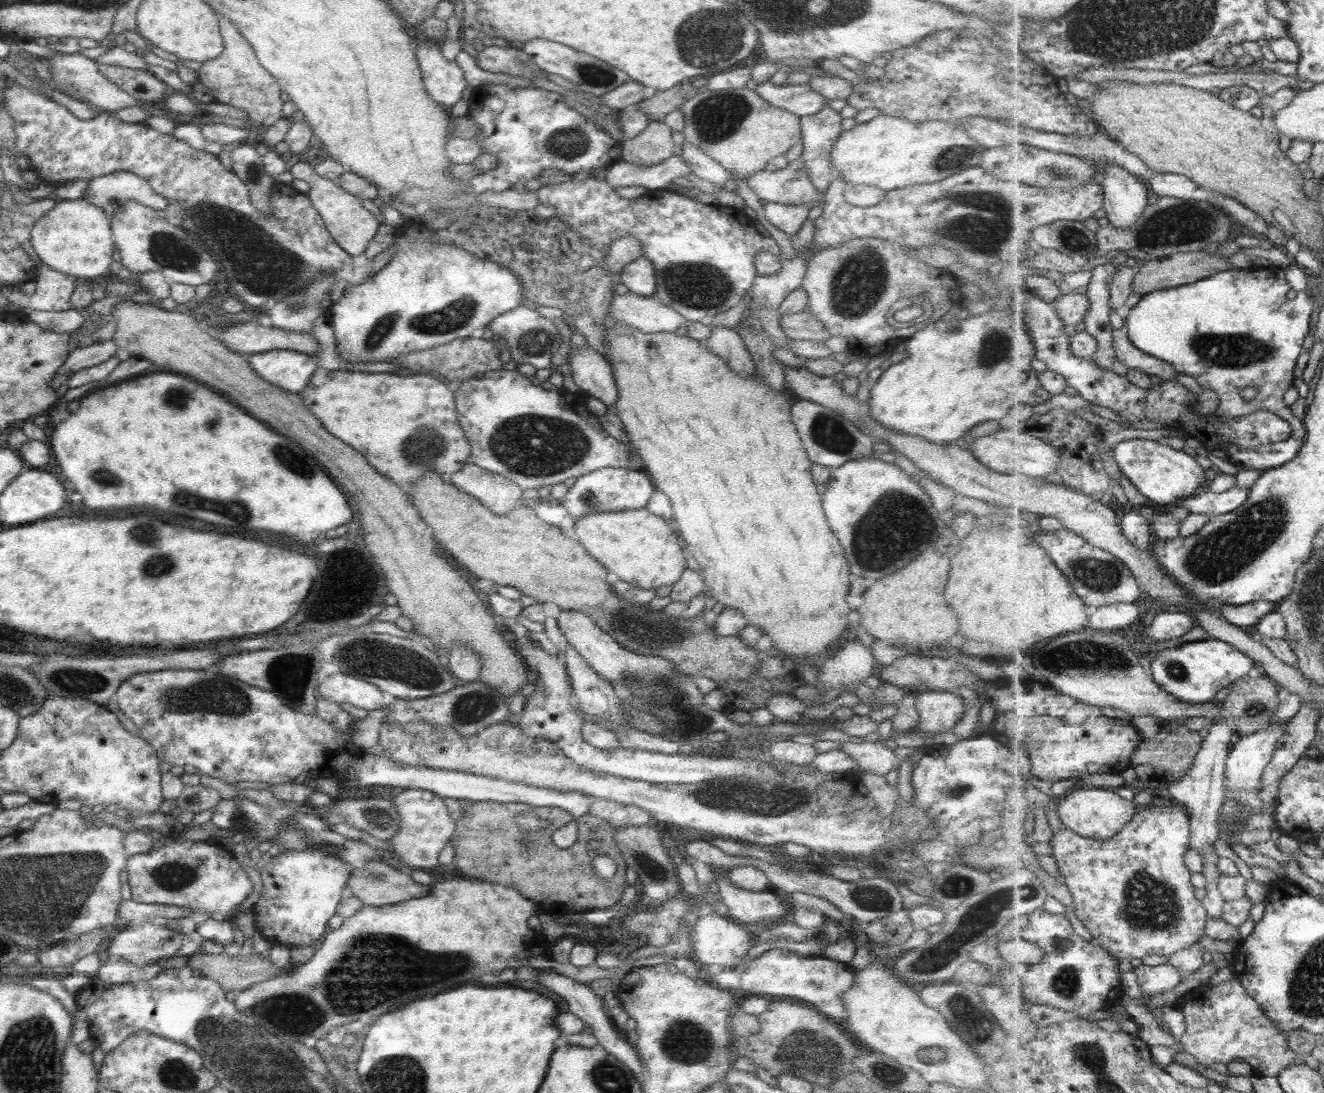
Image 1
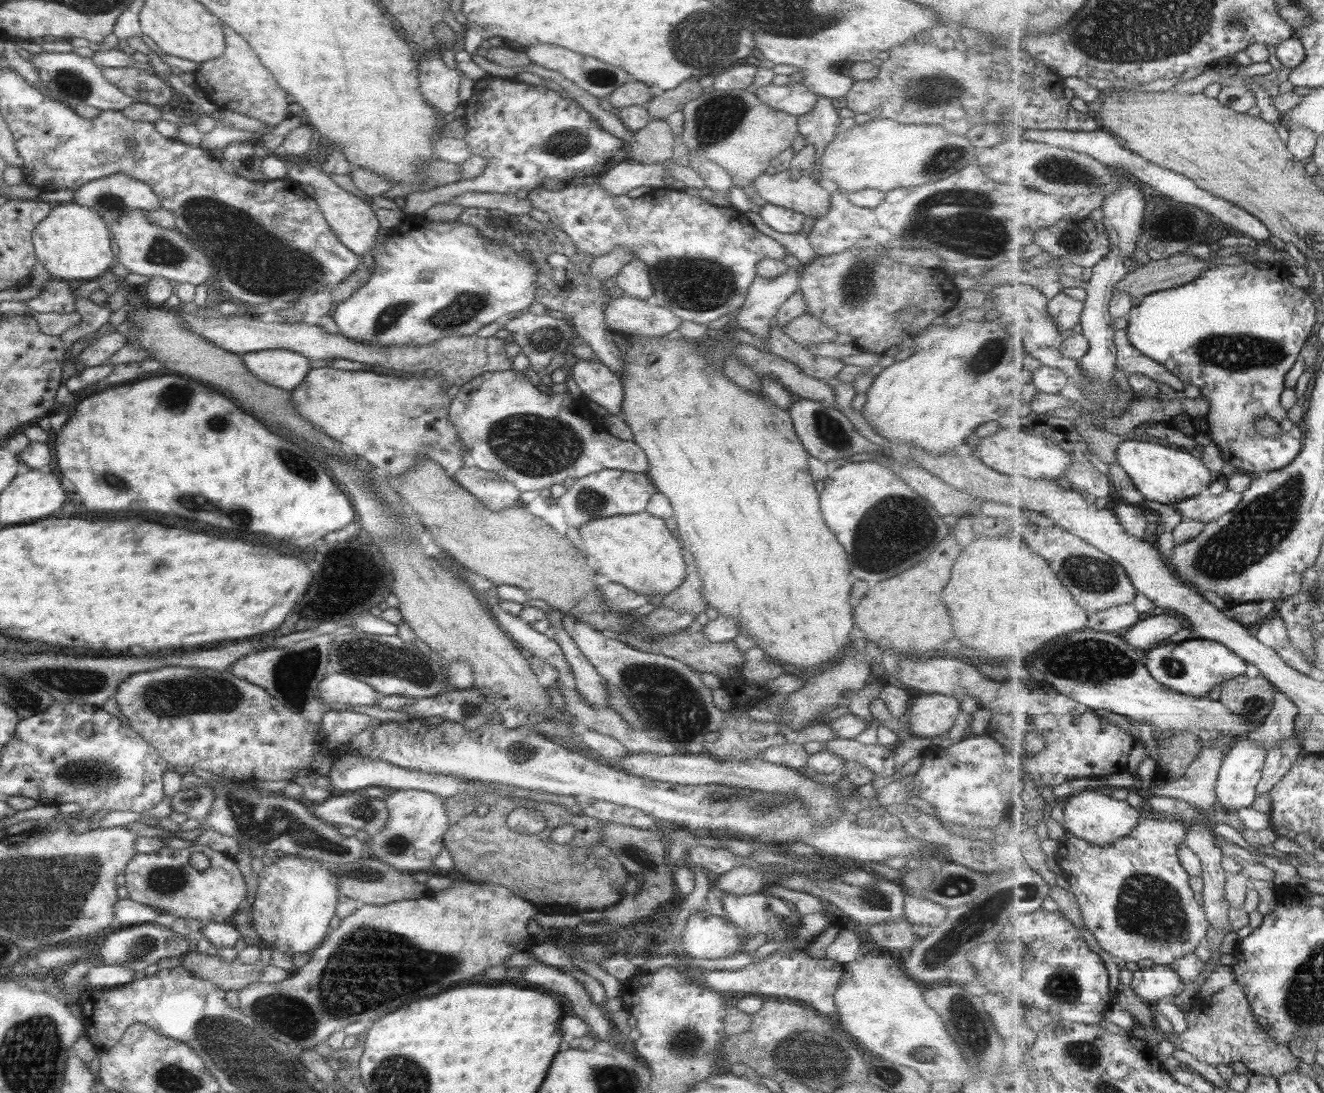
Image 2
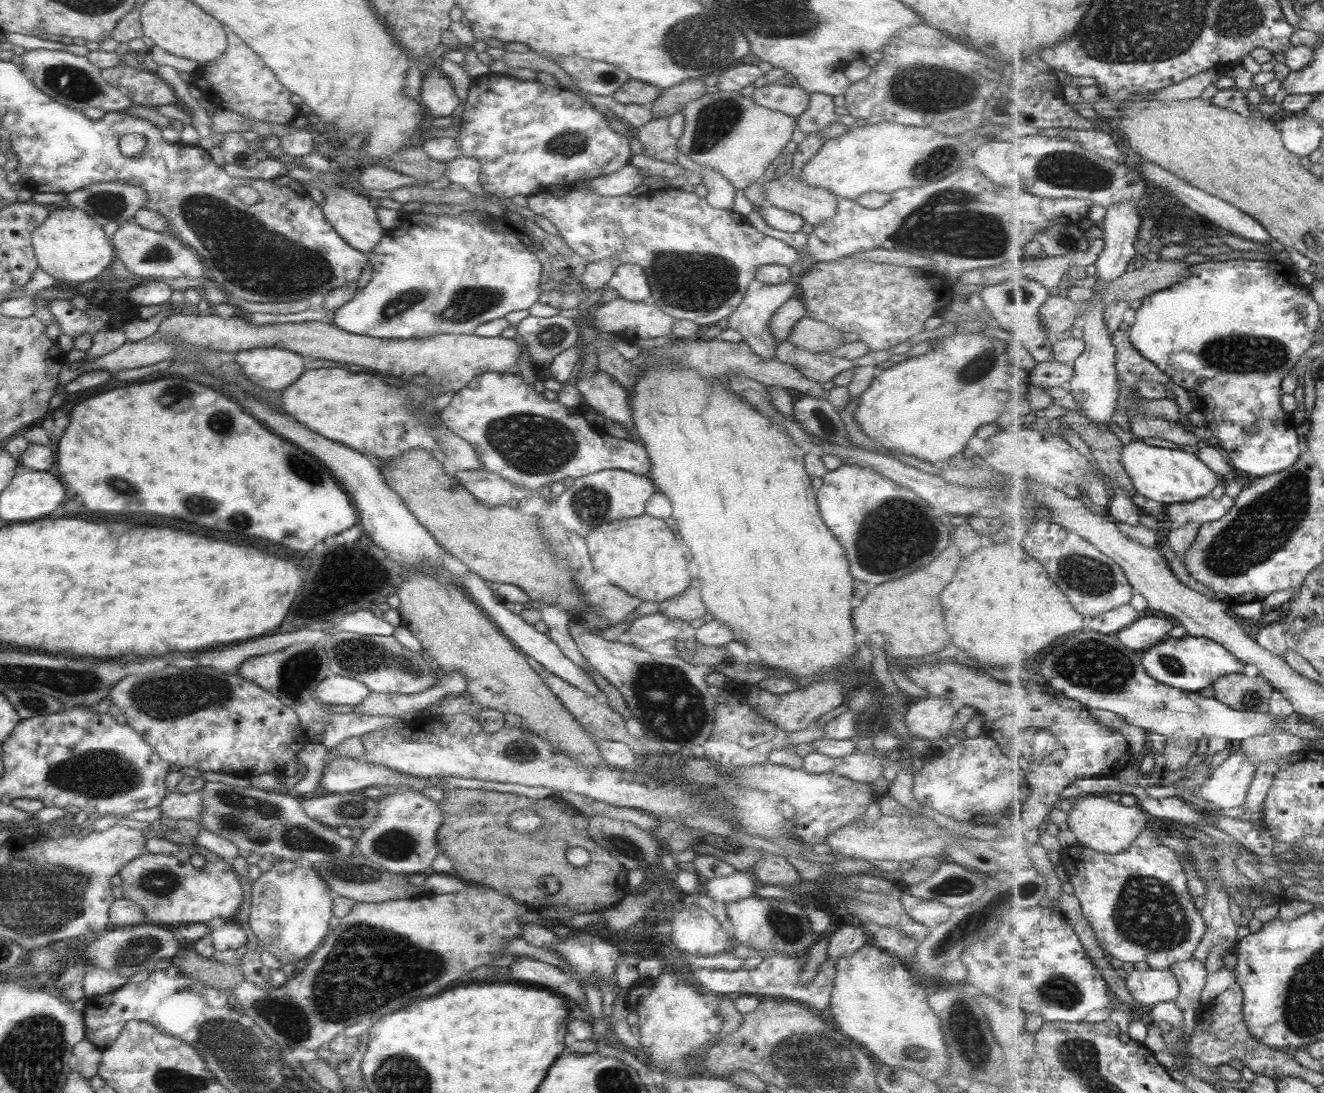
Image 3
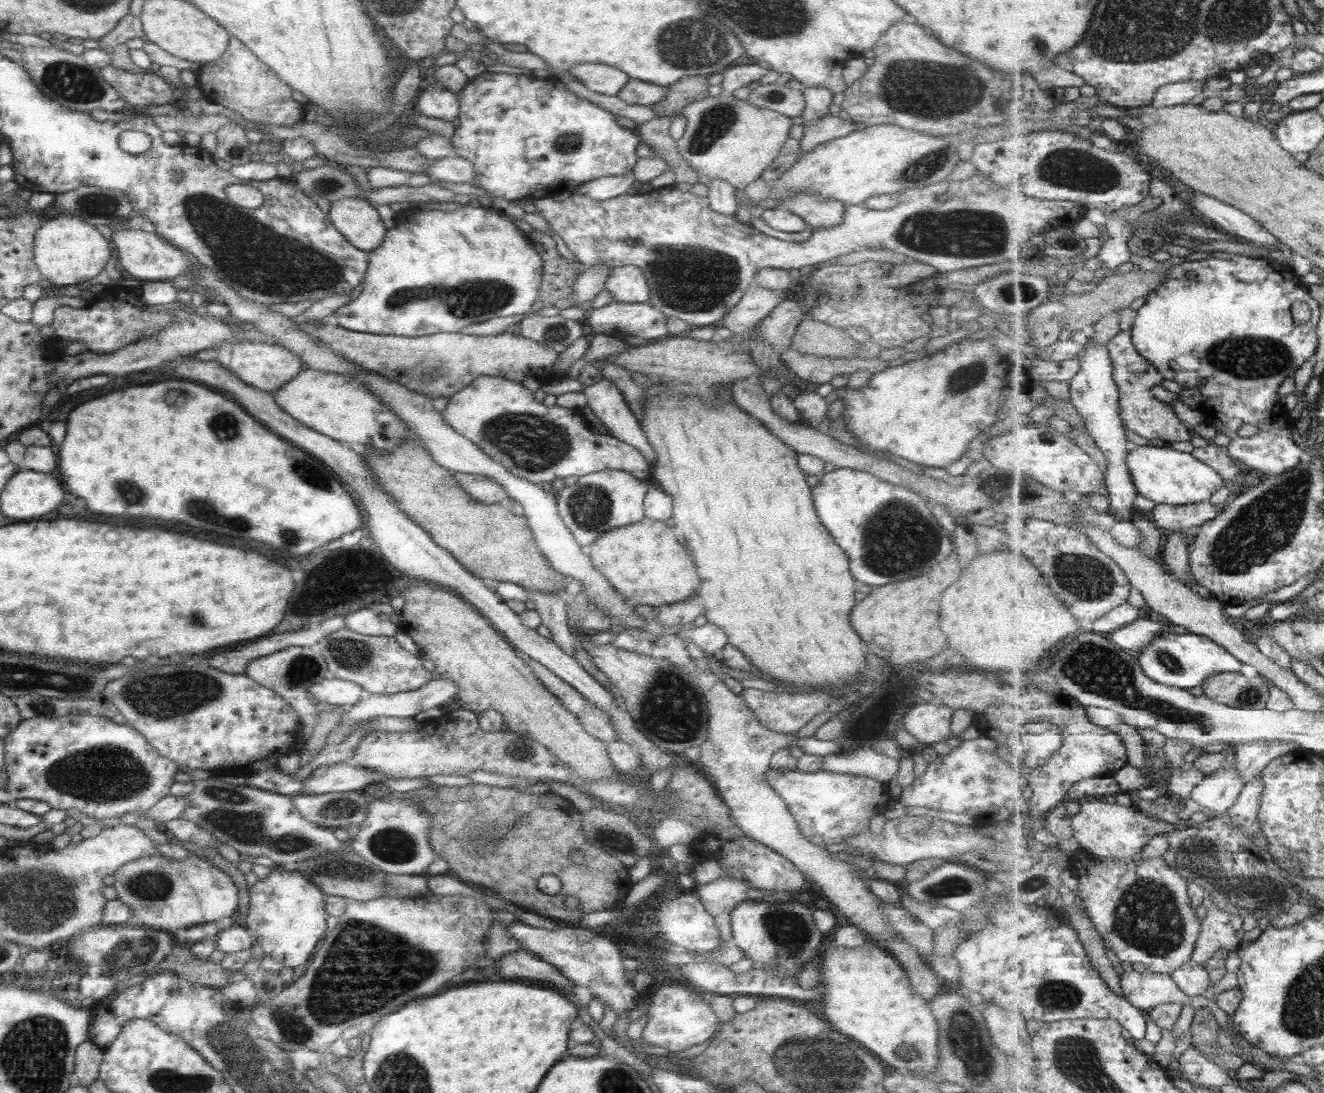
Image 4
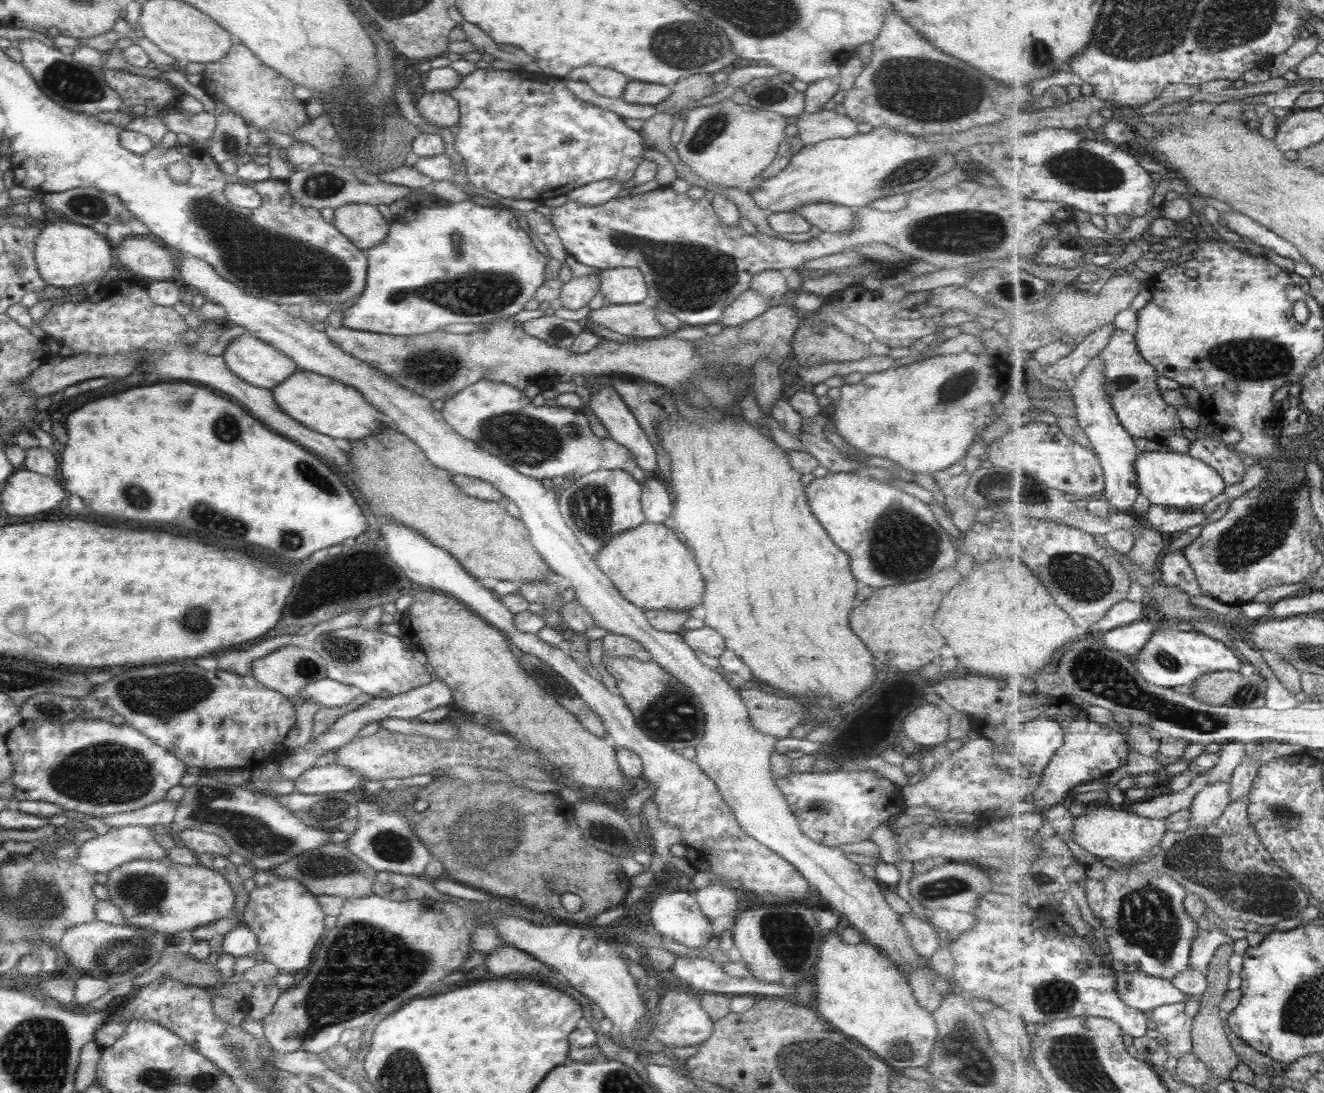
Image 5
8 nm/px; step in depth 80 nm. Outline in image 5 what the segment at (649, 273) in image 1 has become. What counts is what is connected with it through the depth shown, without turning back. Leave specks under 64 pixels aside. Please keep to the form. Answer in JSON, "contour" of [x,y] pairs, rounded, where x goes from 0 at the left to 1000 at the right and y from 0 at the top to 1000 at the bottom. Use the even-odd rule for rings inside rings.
{"contour":[[[481,244],[453,248],[452,266],[458,278],[481,278],[488,273],[488,262]]]}

